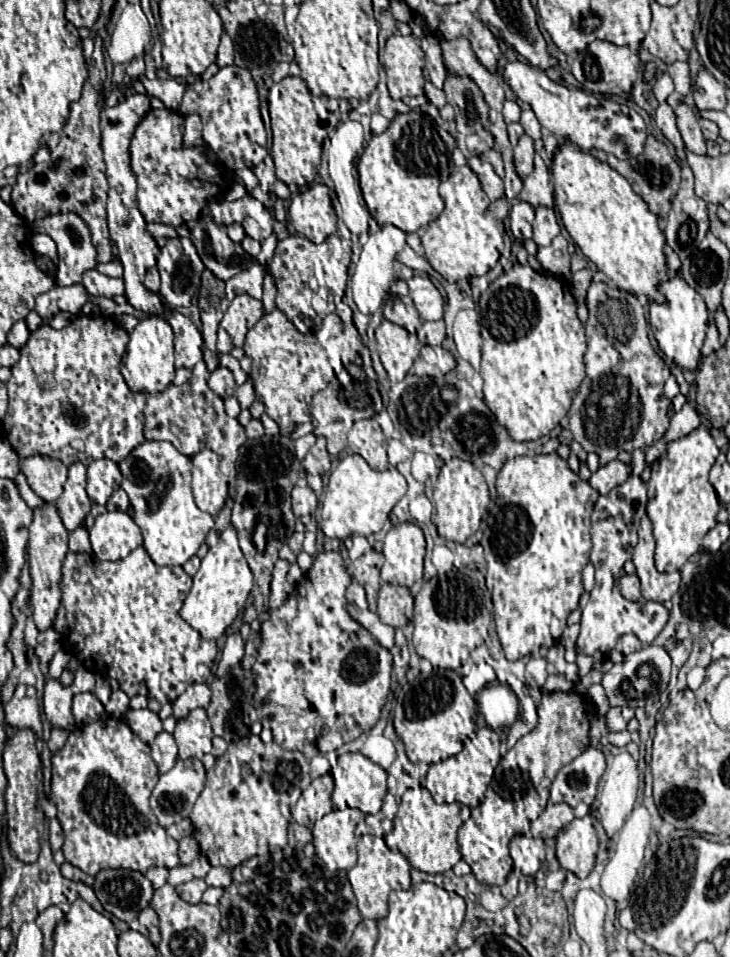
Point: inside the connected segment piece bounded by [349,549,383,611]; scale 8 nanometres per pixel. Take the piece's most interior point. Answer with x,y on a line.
368,566

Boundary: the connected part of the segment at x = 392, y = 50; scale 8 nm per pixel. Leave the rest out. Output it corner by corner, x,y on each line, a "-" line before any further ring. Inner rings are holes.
391,35
385,45
383,67
387,73
387,87
393,99
415,97
423,93
425,53
421,39
411,35

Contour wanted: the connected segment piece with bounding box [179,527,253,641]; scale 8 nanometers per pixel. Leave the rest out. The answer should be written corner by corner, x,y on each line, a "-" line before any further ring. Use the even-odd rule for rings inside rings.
227,527
219,535
219,543
209,549
209,553
201,559
199,571
193,575
193,587
179,611
179,615
201,633
203,639
217,641
225,629
237,619
243,611
247,597
253,589
253,573
239,549
237,533
233,527

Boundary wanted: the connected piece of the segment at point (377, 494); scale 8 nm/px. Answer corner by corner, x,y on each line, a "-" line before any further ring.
347,455
329,477
325,499
321,505
321,531
331,539
341,541
353,535
373,535
381,531
381,527
389,519
391,509
405,493
407,481
397,469
375,471
361,455

